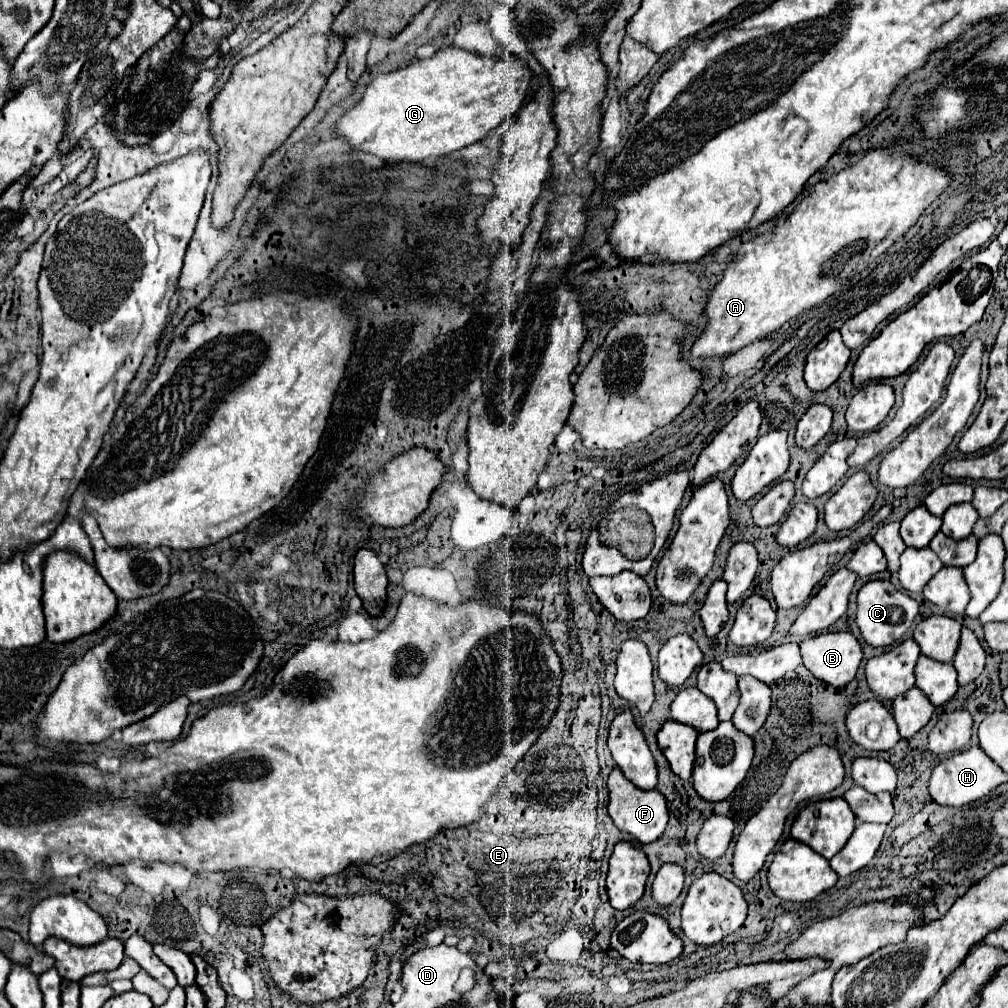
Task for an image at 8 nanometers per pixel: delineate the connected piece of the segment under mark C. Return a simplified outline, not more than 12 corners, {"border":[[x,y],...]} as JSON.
{"border":[[889,580],[857,592],[855,622],[869,646],[897,642],[919,604]]}

